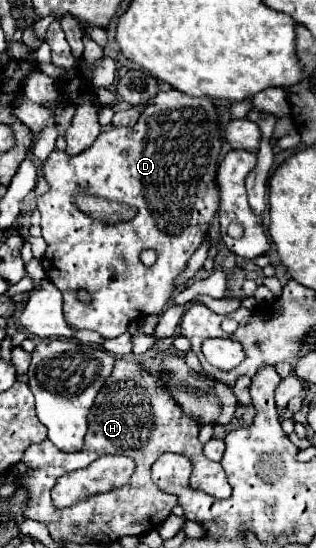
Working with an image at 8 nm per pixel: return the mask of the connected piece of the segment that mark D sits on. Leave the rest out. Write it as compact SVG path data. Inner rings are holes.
M171 87L169 91L155 95L135 127L113 127L103 131L97 141L79 155L67 155L65 151L55 149L47 157L43 173L49 191L37 197L43 239L47 241L47 253L41 263L47 277L63 293L63 313L69 327L75 331L91 329L105 339L113 339L123 335L133 319L161 313L165 303L173 297L175 279L185 271L187 261L205 241L211 221L217 217L221 205L217 185L217 159L221 147L223 137L219 127L219 107L215 101L211 97L191 97ZM79 193L137 207L137 215L117 223L93 219L75 205L75 195ZM145 249L157 251L157 261L151 267L145 267L139 259ZM77 289L87 289L91 293L89 305L77 301Z

